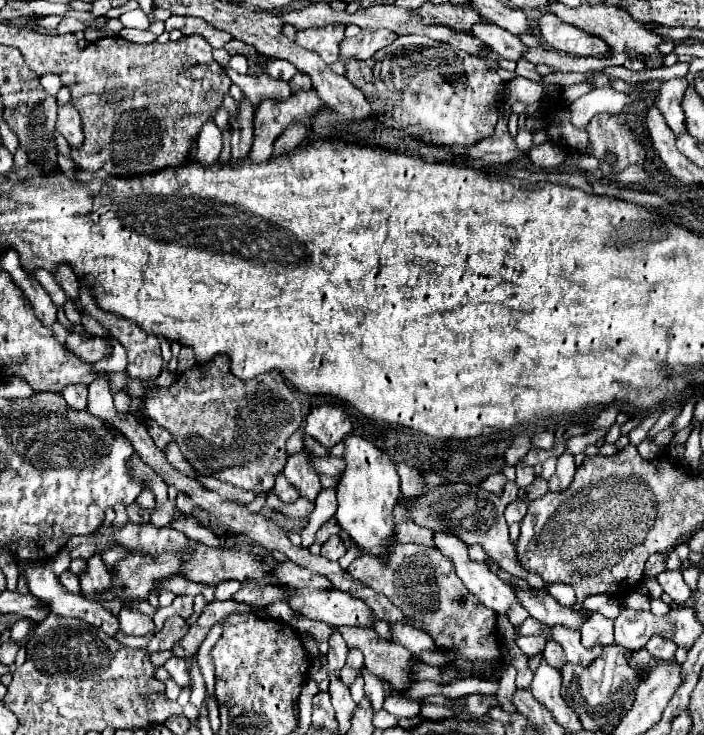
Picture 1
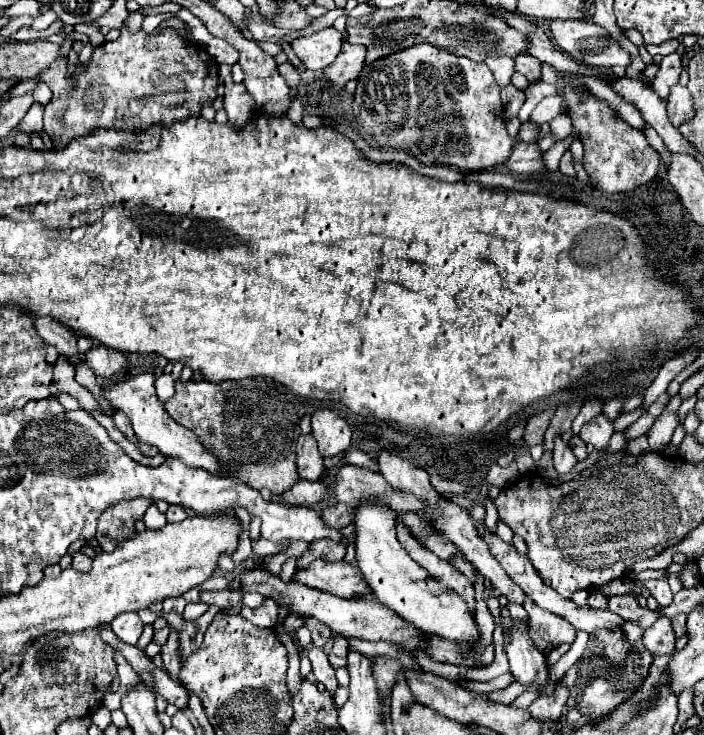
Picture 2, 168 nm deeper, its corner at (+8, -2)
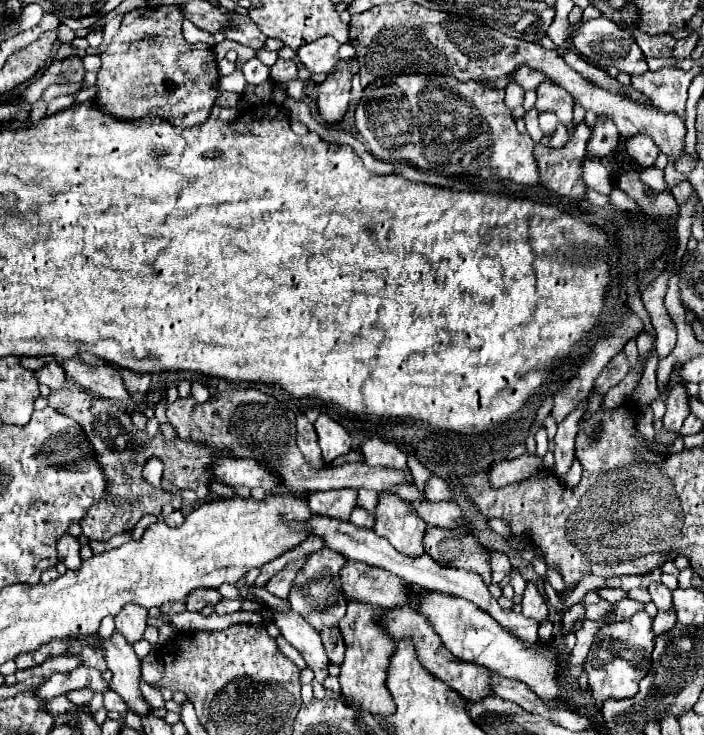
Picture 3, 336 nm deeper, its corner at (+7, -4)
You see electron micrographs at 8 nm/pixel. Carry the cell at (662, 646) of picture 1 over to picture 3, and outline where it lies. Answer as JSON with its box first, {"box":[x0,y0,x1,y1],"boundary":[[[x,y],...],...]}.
{"box":[653,610,675,636],"boundary":[[[659,610],[657,616],[653,618],[653,634],[657,636],[659,632],[667,632],[667,628],[675,626],[675,610]]]}

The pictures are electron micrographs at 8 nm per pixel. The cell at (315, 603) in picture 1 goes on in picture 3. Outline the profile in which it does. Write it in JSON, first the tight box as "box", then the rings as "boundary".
{"box":[379,604,491,702],"boundary":[[[405,604],[403,608],[391,608],[391,610],[385,608],[383,620],[379,620],[379,624],[383,624],[383,628],[387,628],[387,632],[391,632],[391,638],[395,642],[411,640],[423,668],[429,674],[433,674],[435,678],[443,680],[447,686],[451,686],[463,698],[475,702],[475,700],[481,700],[491,694],[491,680],[489,680],[491,672],[487,668],[479,668],[475,664],[463,664],[463,660],[455,660],[455,656],[451,656],[451,652],[447,652],[447,648],[443,648],[443,642],[435,634],[435,630],[429,626],[427,618],[421,612],[417,612],[411,604]]]}

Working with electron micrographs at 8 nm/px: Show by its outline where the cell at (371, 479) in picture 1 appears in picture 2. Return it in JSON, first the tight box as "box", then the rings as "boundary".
{"box":[356,504,480,644],"boundary":[[[364,504],[356,508],[356,562],[366,582],[372,586],[374,596],[386,602],[386,606],[390,606],[396,614],[402,614],[402,618],[410,618],[410,622],[426,634],[436,634],[456,644],[478,644],[480,630],[474,614],[468,610],[468,604],[454,590],[446,588],[422,566],[418,566],[406,550],[402,550],[394,534],[394,522],[396,514],[390,512],[388,506]]]}

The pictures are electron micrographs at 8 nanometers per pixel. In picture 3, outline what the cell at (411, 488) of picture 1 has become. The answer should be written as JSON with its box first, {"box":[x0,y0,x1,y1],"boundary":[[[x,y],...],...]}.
{"box":[361,438,409,474],"boundary":[[[369,438],[369,440],[363,442],[361,452],[363,452],[363,458],[365,458],[367,466],[385,466],[385,468],[403,470],[403,472],[409,474],[407,454],[401,452],[393,444],[387,444],[379,438]]]}

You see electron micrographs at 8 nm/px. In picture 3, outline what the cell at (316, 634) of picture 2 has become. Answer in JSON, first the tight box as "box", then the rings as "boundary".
{"box":[289,548,347,632],"boundary":[[[321,548],[313,554],[307,556],[305,566],[297,572],[291,592],[289,592],[289,602],[291,602],[291,610],[299,612],[317,632],[321,632],[323,628],[329,626],[337,626],[339,620],[345,616],[345,606],[347,600],[343,598],[343,590],[339,584],[339,570],[341,566],[347,562],[347,558],[335,550],[329,548]]]}

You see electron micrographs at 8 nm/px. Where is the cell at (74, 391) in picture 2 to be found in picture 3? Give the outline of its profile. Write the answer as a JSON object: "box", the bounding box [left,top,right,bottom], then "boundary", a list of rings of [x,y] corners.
{"box":[35,360,67,390],"boundary":[[[49,360],[43,368],[35,370],[35,376],[39,378],[39,382],[47,384],[51,390],[53,390],[53,388],[61,388],[63,382],[67,382],[65,370],[63,370],[55,360]]]}

